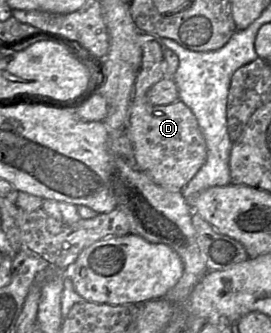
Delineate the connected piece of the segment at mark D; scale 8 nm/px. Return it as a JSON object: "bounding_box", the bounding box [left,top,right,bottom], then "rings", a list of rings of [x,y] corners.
{"bounding_box":[130,32,207,190],"rings":[[[140,32],[142,62],[137,74],[130,107],[130,133],[136,167],[155,183],[169,190],[179,190],[195,176],[207,157],[205,139],[192,111],[180,100],[168,105],[152,105],[147,99],[150,88],[164,77],[160,38]]]}

